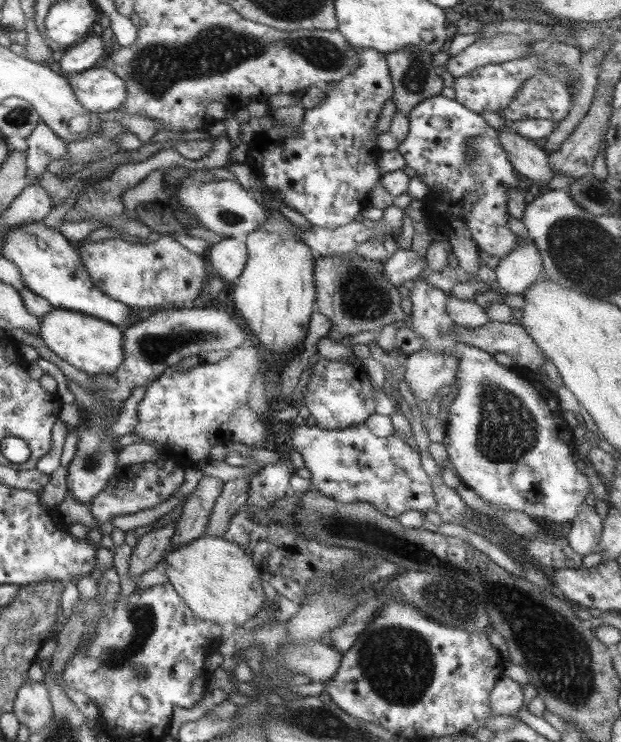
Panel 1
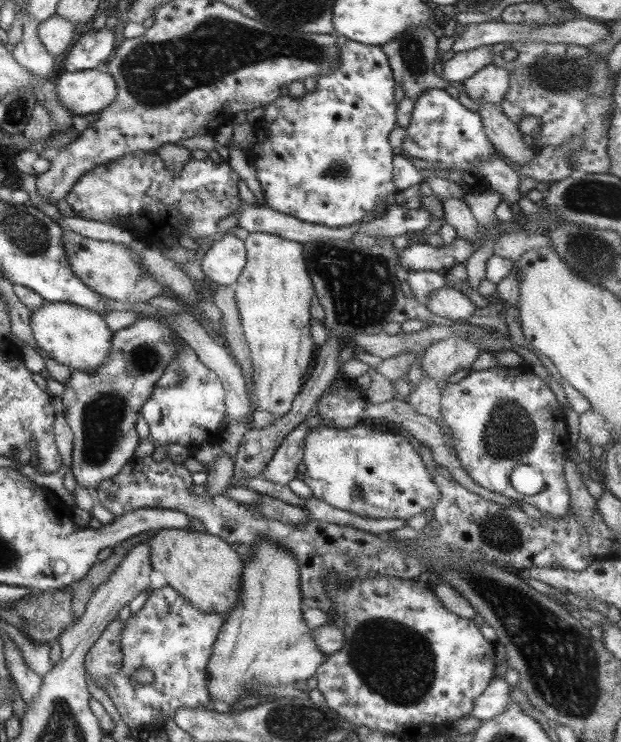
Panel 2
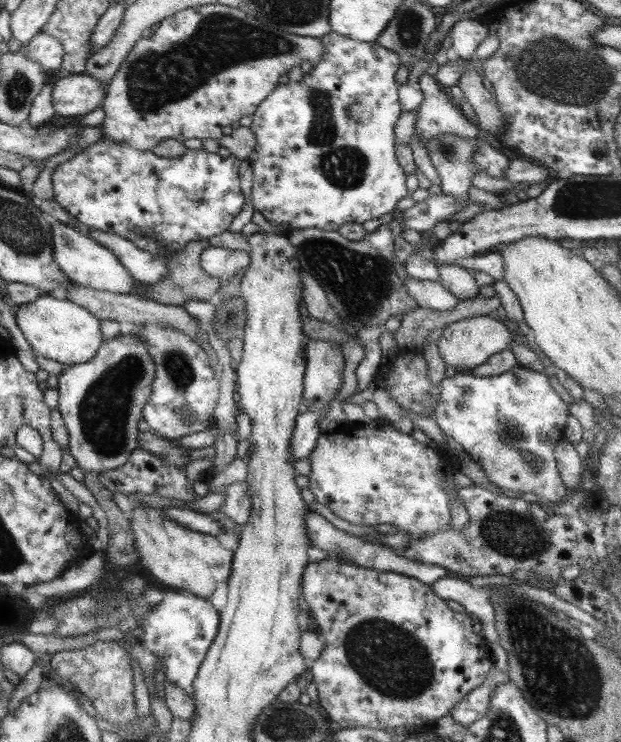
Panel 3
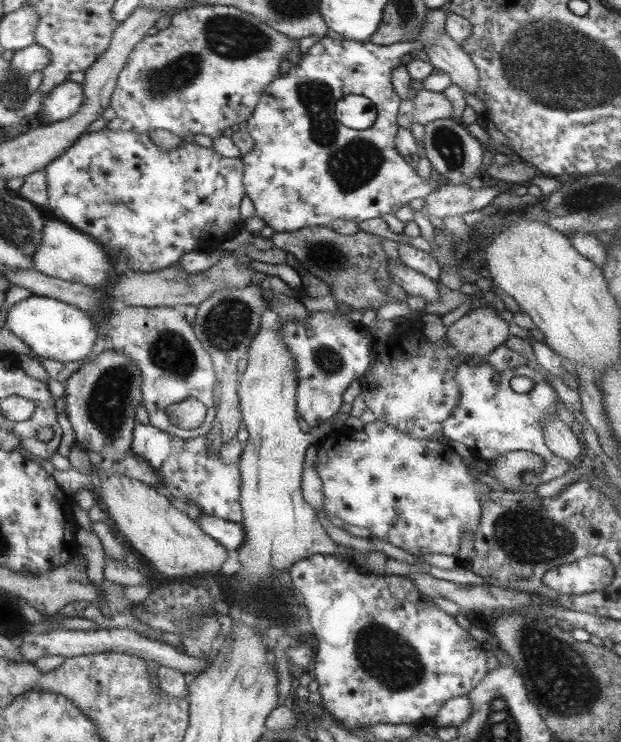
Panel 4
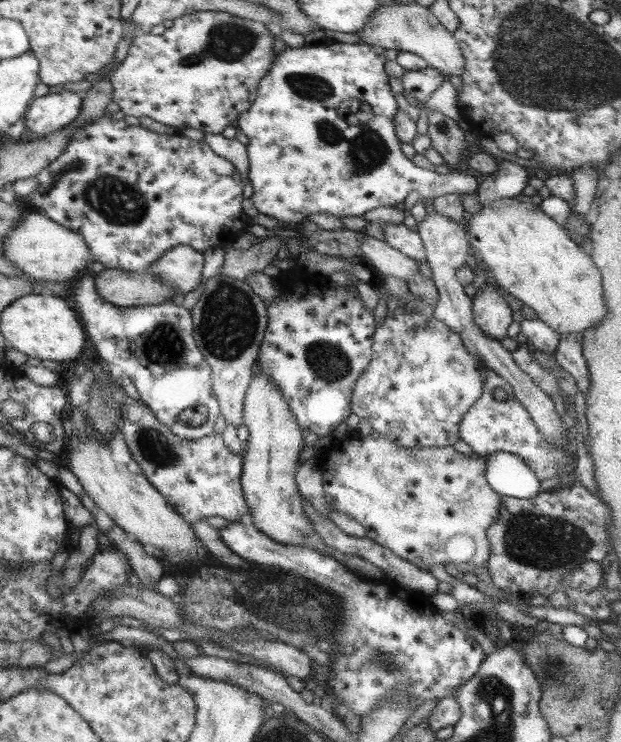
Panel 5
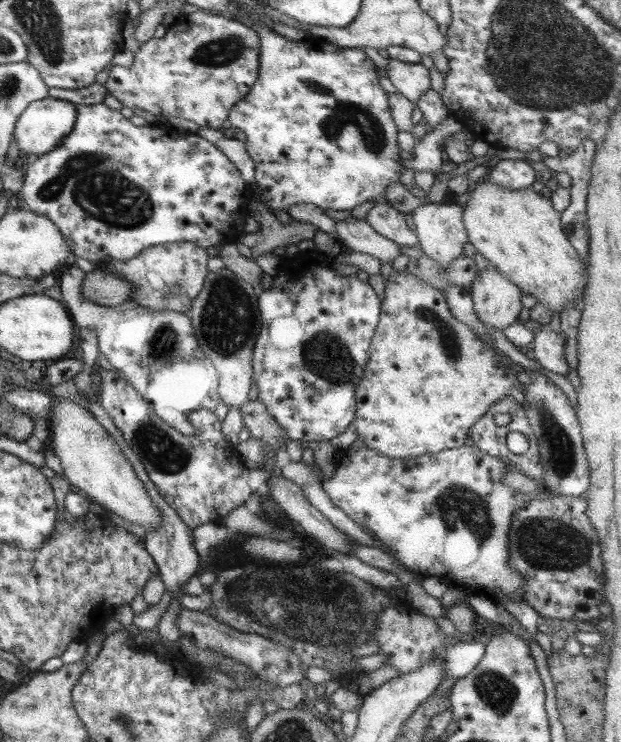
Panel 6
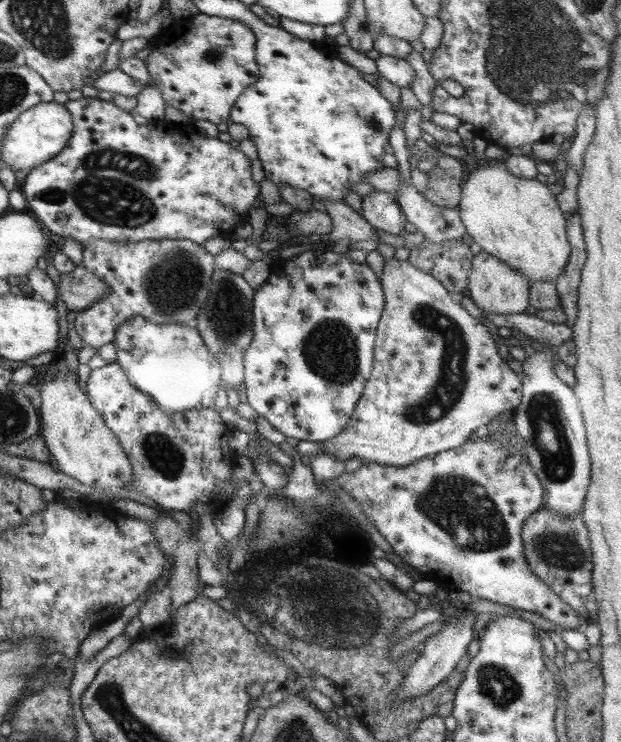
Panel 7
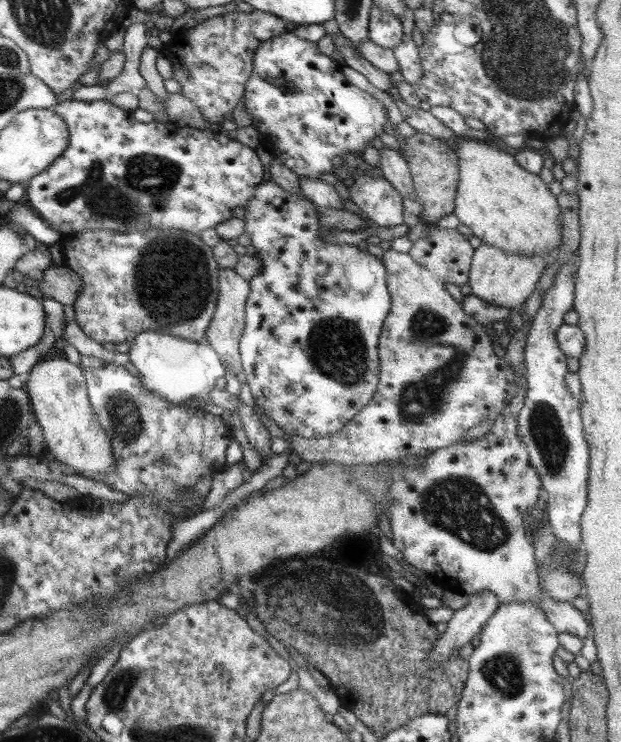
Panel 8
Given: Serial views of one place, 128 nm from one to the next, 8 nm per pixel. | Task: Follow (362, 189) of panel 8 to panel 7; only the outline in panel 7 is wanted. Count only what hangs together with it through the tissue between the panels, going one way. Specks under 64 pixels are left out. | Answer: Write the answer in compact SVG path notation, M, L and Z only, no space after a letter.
M375 190L371 195L362 197L361 206L361 216L375 230L383 230L393 236L402 233L406 216L389 193Z

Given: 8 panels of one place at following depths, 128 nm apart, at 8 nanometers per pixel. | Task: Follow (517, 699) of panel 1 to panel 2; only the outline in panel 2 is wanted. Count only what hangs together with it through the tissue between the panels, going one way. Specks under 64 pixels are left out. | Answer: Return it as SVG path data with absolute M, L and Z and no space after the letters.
M494 676L477 697L469 716L486 721L501 714L510 704L509 687L503 678Z

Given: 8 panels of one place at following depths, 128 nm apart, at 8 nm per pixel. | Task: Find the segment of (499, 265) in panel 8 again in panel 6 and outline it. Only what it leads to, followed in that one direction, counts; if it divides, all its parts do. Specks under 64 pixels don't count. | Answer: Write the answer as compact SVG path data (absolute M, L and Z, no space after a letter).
M491 264L477 271L473 282L470 282L469 296L472 300L476 317L485 326L503 329L517 322L521 310L521 291L511 284Z

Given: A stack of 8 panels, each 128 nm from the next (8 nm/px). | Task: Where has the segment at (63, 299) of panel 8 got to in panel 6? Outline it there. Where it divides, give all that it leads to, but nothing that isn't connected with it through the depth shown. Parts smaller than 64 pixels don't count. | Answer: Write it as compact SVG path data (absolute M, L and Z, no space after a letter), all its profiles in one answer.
M92 270L84 273L81 285L82 297L99 306L127 307L131 292L134 292L134 288L130 286L128 280L121 277L105 271Z

